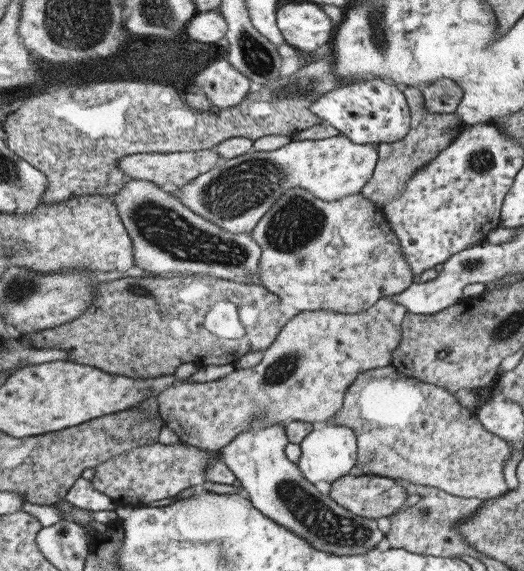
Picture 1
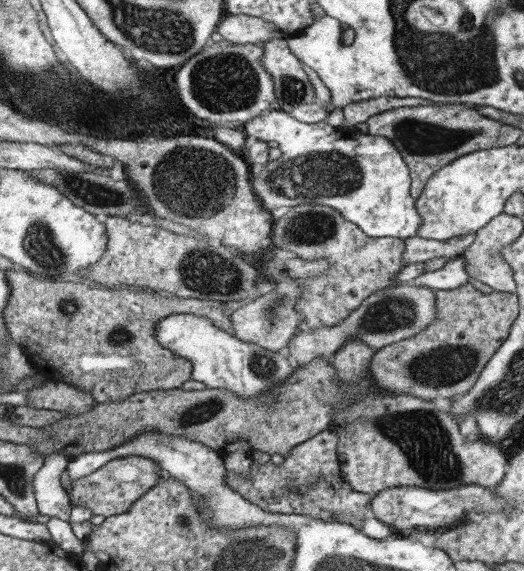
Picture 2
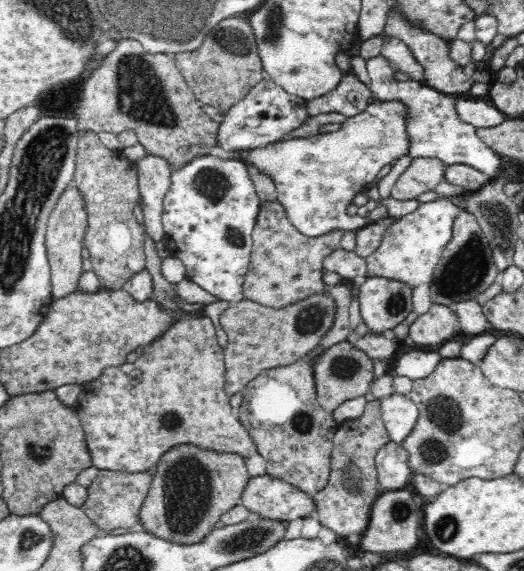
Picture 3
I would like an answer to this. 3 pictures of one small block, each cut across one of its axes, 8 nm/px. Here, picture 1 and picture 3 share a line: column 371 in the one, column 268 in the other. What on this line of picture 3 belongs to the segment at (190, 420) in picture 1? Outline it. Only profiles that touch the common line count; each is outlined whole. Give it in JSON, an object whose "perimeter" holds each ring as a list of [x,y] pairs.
{"perimeter":[[[328,292],[312,294],[309,298],[284,306],[284,308],[273,308],[247,299],[238,302],[231,301],[229,308],[220,314],[220,326],[228,336],[228,345],[225,349],[225,393],[229,397],[242,393],[243,388],[263,371],[278,366],[289,366],[304,358],[320,346],[322,338],[333,330],[336,318],[337,303]]]}

